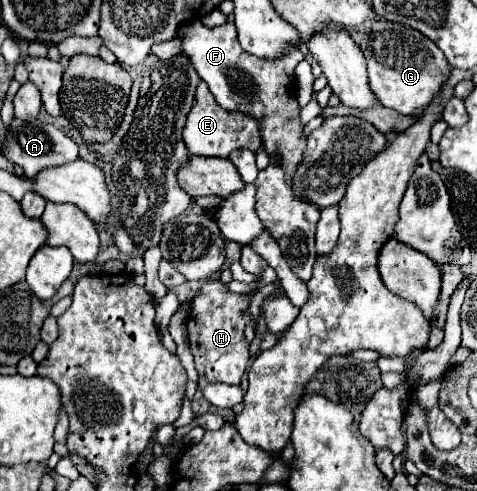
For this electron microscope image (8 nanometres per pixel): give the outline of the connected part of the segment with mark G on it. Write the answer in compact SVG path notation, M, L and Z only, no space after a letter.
M375 20L371 24L371 32L359 40L359 48L367 60L371 92L385 108L391 108L403 116L413 116L425 108L449 78L451 68L443 52L421 32L403 24Z

